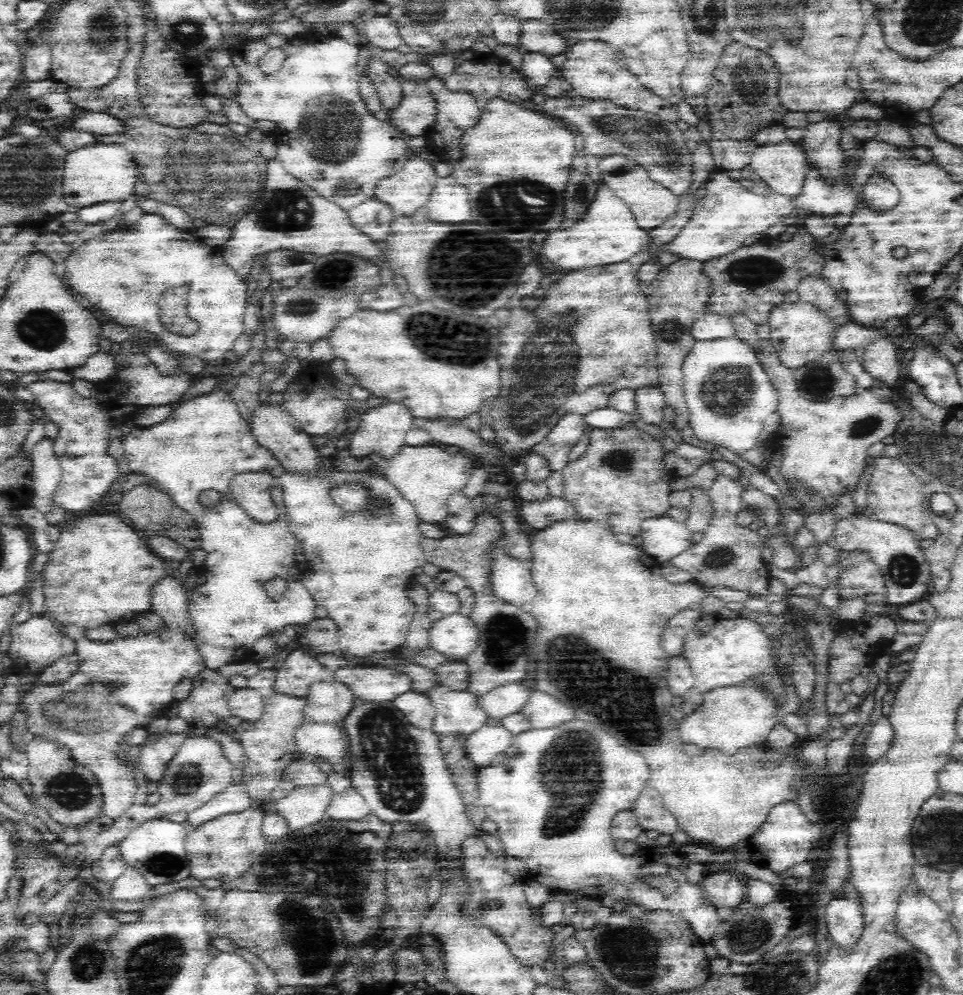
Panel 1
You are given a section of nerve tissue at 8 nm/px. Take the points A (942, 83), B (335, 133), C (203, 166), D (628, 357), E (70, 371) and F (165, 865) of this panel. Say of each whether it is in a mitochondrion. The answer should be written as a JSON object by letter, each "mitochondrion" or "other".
{"A":"other","B":"mitochondrion","C":"mitochondrion","D":"other","E":"other","F":"mitochondrion"}

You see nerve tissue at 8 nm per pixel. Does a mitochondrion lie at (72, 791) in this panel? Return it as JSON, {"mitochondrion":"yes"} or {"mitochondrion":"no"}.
{"mitochondrion":"yes"}

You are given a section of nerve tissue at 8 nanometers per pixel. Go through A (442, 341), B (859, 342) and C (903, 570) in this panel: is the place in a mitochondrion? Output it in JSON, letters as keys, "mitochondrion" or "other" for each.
{"A":"mitochondrion","B":"other","C":"mitochondrion"}

